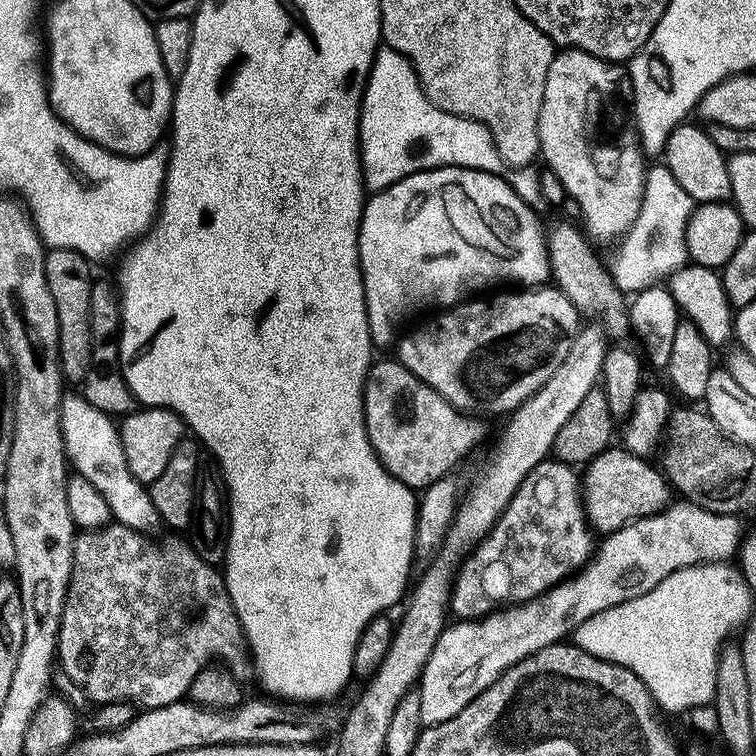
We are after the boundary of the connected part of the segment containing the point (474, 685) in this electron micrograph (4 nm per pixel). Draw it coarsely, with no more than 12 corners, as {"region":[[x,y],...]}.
{"region":[[673,502],[532,600],[449,623],[422,726],[675,571],[739,553],[739,515]]}

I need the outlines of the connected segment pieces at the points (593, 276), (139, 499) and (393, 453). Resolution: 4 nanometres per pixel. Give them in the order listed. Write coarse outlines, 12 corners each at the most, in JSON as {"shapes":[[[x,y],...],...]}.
{"shapes":[[[547,229],[555,287],[613,341],[629,301],[581,229]],[[83,395],[60,401],[65,457],[112,520],[162,521],[130,474],[117,421]],[[399,359],[364,377],[366,434],[423,490],[484,436]]]}

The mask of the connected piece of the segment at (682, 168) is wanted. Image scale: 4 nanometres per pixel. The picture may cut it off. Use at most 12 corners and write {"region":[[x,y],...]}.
{"region":[[699,123],[669,134],[662,164],[696,204],[731,201],[725,149]]}

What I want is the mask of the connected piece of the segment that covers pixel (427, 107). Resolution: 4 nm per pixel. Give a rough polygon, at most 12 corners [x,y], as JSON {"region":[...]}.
{"region":[[398,50],[360,100],[364,187],[505,171],[485,124],[431,104]]}

